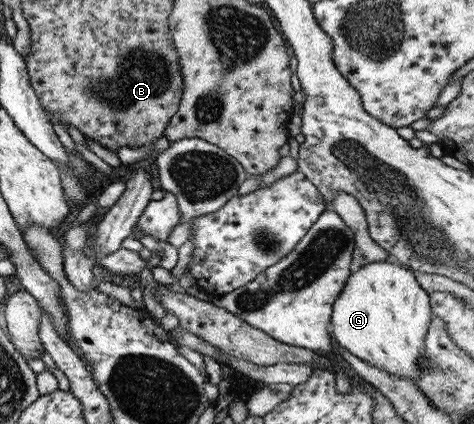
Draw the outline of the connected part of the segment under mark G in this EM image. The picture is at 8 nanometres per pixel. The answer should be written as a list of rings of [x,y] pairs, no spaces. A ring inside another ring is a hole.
[[[370,262],[350,272],[347,282],[343,284],[337,300],[333,302],[329,333],[334,342],[353,357],[368,362],[368,365],[385,369],[392,375],[403,377],[414,384],[420,373],[420,365],[425,359],[425,334],[431,324],[431,310],[428,295],[415,282],[413,272],[398,263]]]

